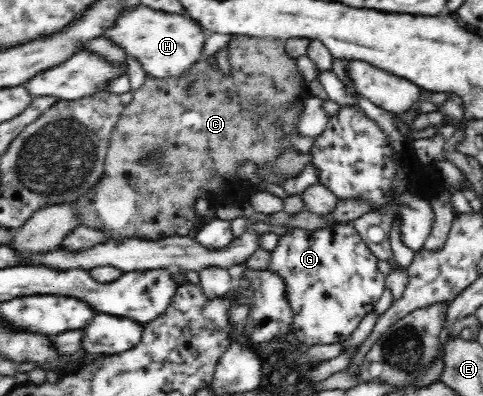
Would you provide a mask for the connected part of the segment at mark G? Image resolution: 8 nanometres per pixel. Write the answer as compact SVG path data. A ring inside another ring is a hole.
M353 222L348 226L331 226L315 231L292 228L288 234L281 235L281 243L271 251L271 264L268 269L275 270L285 280L285 292L294 311L292 331L305 347L324 343L345 341L358 327L359 322L375 309L375 302L383 293L385 274L377 270L379 259L371 253L361 239Z

